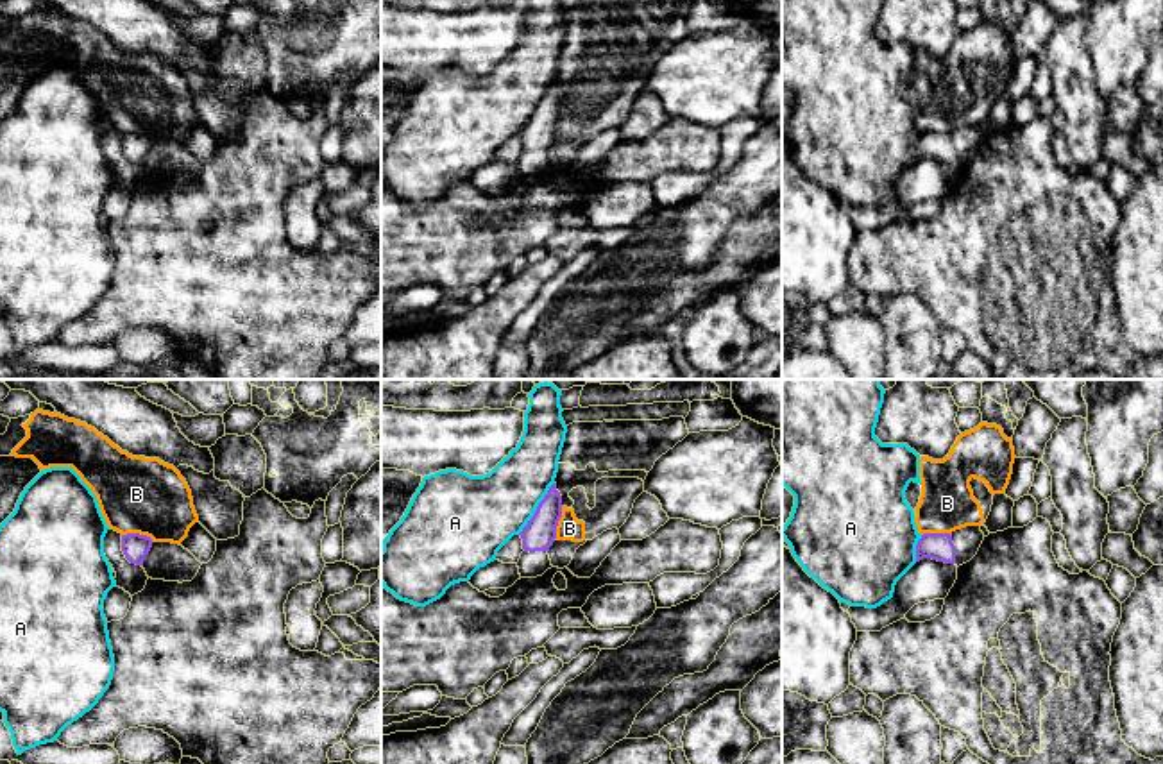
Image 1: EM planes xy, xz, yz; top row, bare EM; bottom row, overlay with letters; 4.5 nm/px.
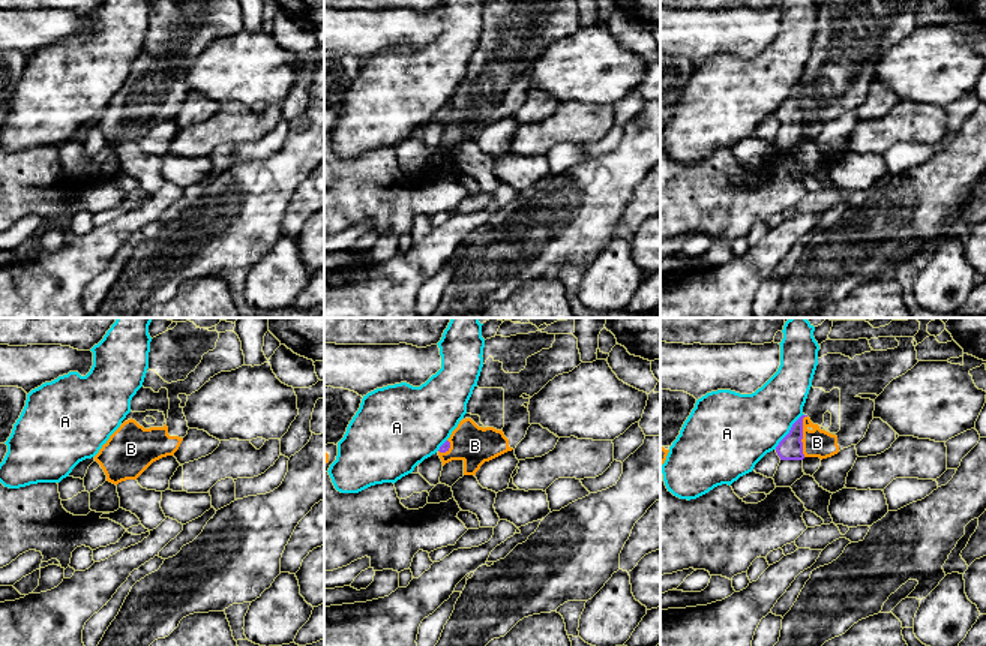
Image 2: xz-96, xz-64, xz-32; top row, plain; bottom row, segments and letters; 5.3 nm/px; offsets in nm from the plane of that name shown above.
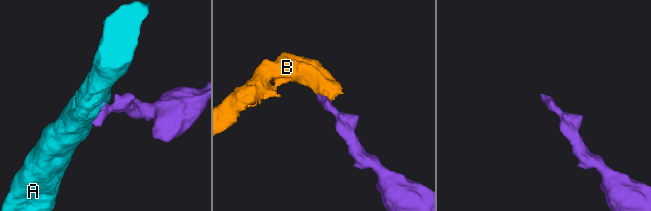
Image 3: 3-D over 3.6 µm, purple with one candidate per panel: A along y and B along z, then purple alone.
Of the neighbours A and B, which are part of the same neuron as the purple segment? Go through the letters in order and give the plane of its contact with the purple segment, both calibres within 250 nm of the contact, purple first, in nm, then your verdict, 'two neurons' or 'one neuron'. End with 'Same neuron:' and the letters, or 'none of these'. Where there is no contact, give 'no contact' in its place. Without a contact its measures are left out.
A: meets purple in xz; 150 nm thick on the purple side, 340 nm on the other; two neurons
B: meets purple in xz; 150 nm thick on the purple side, 110 nm on the other; two neurons
Same neuron: none of these

